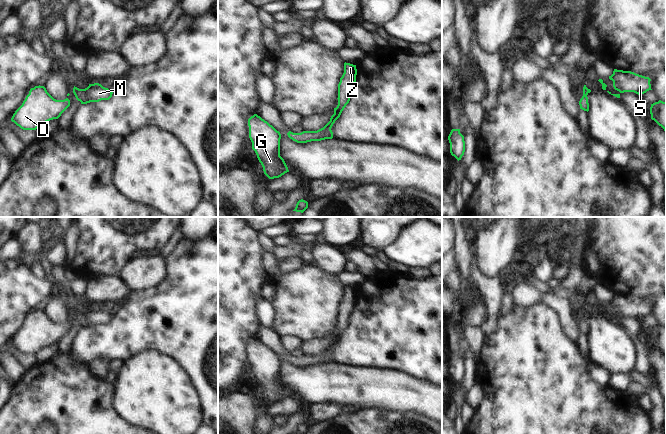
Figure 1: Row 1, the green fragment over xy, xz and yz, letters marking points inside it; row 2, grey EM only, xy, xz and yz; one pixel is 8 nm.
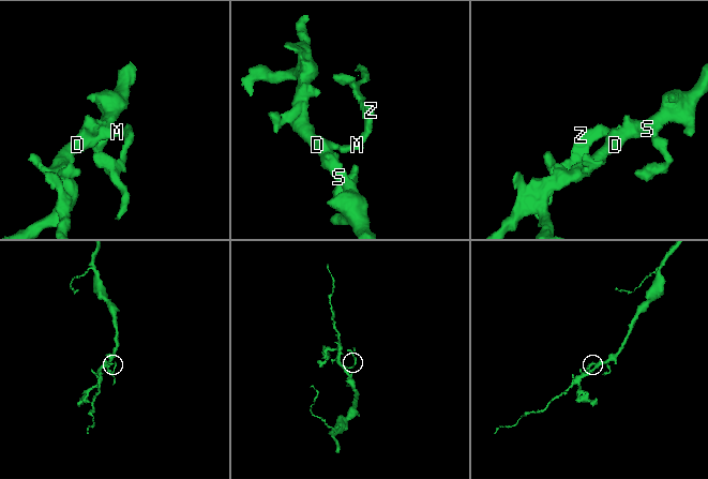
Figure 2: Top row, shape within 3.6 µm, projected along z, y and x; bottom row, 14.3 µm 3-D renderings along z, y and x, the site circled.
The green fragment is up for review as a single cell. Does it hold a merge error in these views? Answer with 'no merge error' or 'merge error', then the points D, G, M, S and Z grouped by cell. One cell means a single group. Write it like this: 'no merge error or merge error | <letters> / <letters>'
no merge error | D G M S Z

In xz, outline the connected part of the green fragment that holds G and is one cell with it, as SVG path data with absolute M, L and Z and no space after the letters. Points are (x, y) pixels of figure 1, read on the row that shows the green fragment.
M257 114L248 119L248 126L252 149L263 167L264 174L269 179L274 179L289 172L280 156L280 132Z

